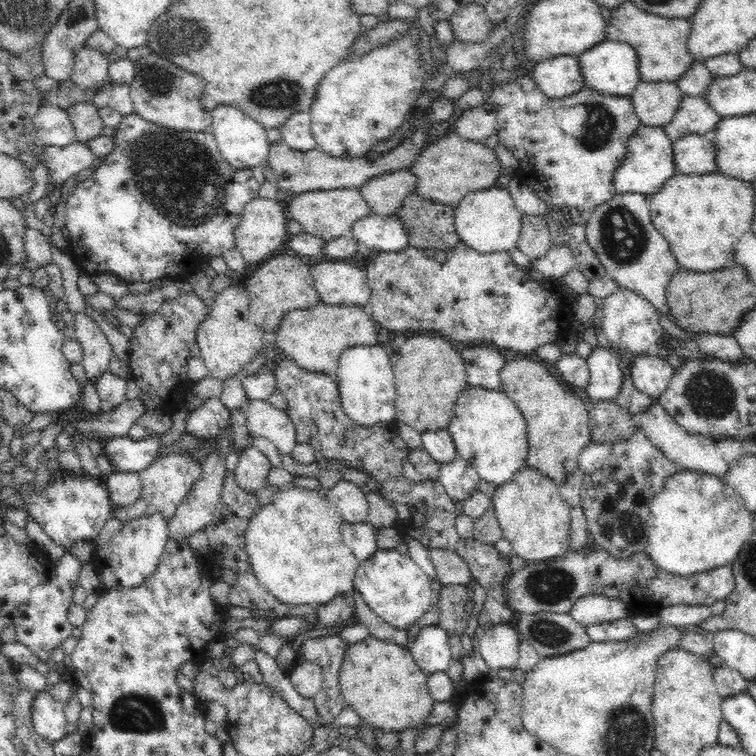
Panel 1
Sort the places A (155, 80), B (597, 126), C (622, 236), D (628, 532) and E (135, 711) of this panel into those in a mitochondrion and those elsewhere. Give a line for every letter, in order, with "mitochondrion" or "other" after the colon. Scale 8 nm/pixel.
A: mitochondrion
B: mitochondrion
C: mitochondrion
D: mitochondrion
E: mitochondrion

